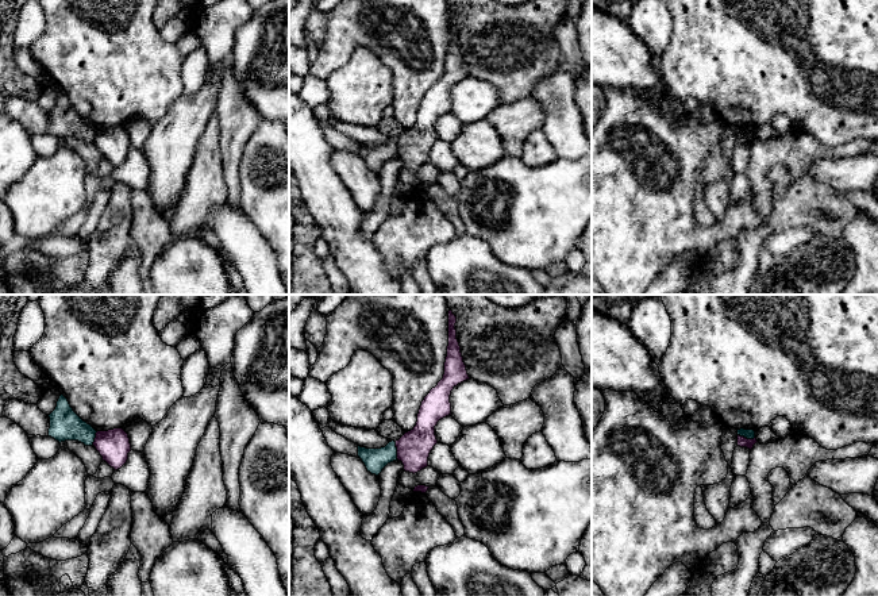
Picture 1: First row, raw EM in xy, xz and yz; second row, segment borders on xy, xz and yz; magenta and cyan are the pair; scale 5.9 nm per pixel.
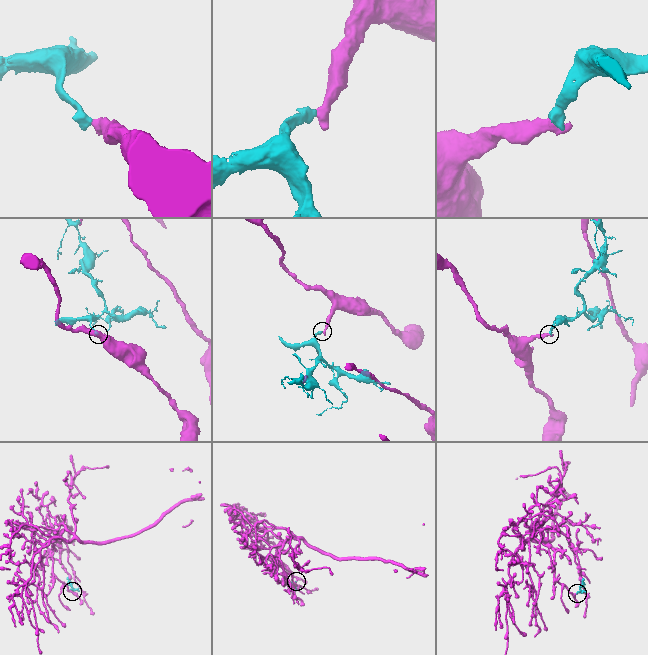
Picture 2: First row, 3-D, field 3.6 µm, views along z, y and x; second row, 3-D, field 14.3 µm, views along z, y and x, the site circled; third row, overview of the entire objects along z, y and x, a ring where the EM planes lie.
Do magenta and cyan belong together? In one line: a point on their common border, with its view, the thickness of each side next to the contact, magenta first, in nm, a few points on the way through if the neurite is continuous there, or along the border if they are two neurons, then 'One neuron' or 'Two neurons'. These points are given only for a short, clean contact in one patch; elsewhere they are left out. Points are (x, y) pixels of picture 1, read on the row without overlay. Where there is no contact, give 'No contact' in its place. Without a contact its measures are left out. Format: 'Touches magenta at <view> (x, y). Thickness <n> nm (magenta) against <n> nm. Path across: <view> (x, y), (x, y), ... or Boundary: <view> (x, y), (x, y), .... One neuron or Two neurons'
Touches magenta at xz (397, 147). Thickness 200 nm (magenta) against 140 nm. Boundary: xz (395, 139), (397, 156). Two neurons

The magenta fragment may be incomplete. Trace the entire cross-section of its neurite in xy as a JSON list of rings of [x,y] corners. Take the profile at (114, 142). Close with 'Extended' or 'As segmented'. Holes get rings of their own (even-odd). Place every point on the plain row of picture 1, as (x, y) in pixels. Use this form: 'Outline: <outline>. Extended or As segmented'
Outline: [[[123,126],[97,128],[93,143],[111,165],[120,166],[128,157],[131,141]]]. As segmented

